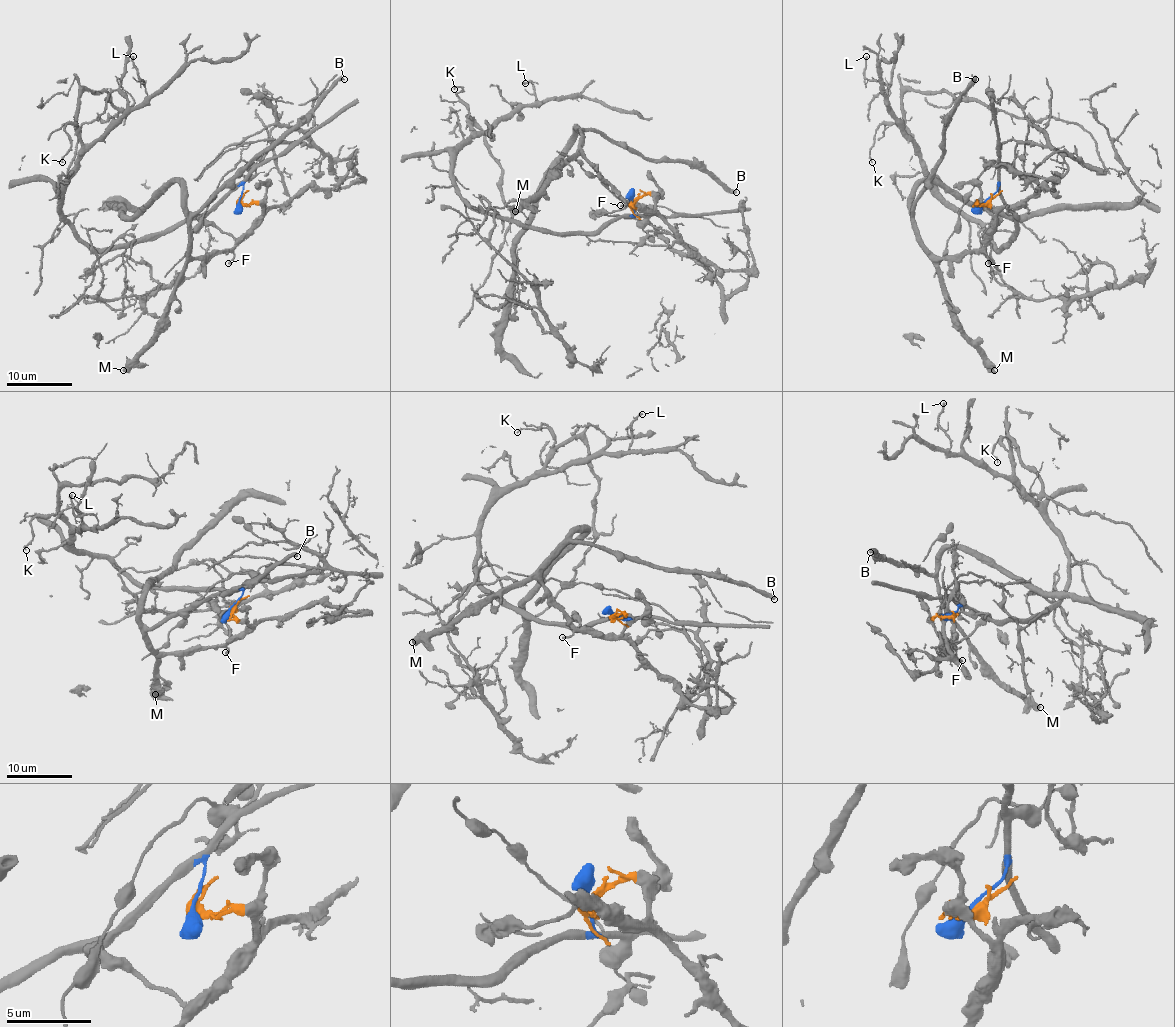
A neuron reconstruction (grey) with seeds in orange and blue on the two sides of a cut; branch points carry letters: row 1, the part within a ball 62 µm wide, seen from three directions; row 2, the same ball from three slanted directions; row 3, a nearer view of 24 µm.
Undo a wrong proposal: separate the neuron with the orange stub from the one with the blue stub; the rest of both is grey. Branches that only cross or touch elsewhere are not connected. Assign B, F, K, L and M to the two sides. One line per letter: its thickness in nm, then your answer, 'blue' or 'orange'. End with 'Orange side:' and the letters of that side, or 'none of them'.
B: 440 nm | orange
F: 200 nm | orange
K: 140 nm | blue
L: 240 nm | blue
M: 420 nm | orange
Orange side: B, F, M

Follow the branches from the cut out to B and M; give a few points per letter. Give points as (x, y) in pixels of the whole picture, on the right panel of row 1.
B: (987, 202), (981, 249), (938, 257), (919, 236), (914, 202), (976, 79)
M: (987, 202), (977, 203), (994, 220), (992, 236), (981, 249), (946, 256), (938, 264), (954, 326), (994, 370)

